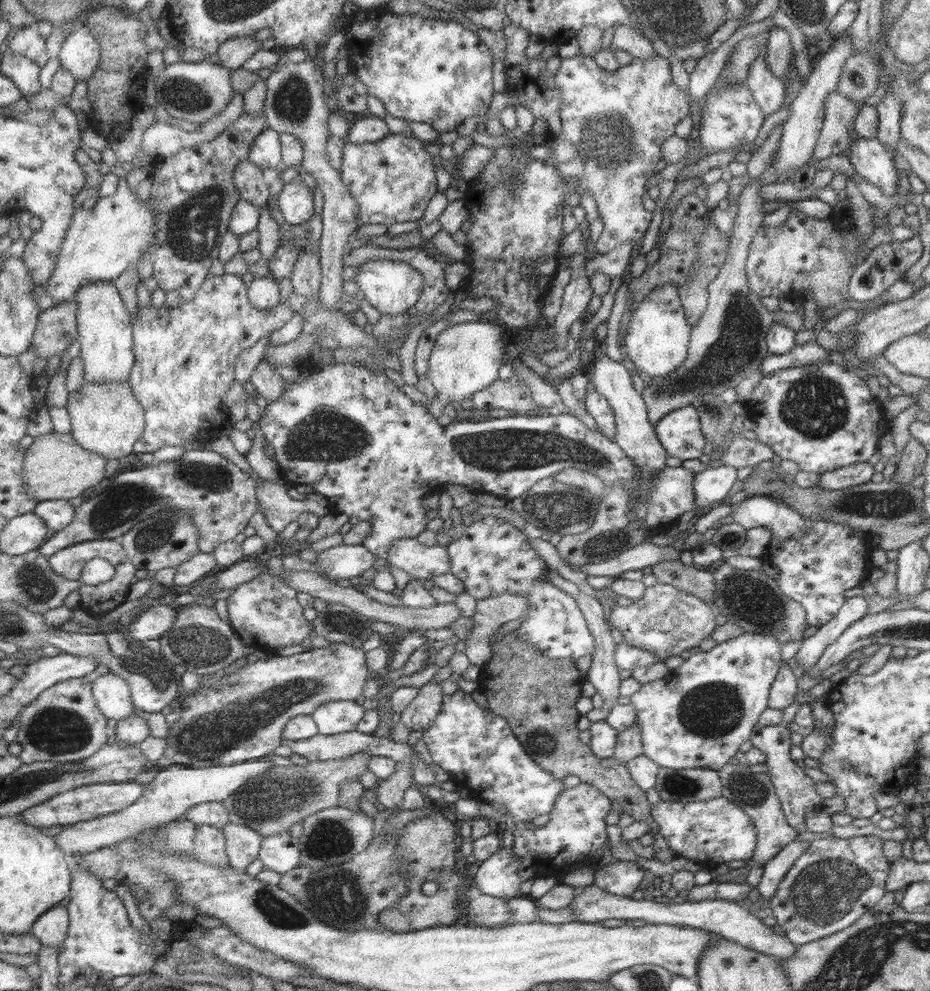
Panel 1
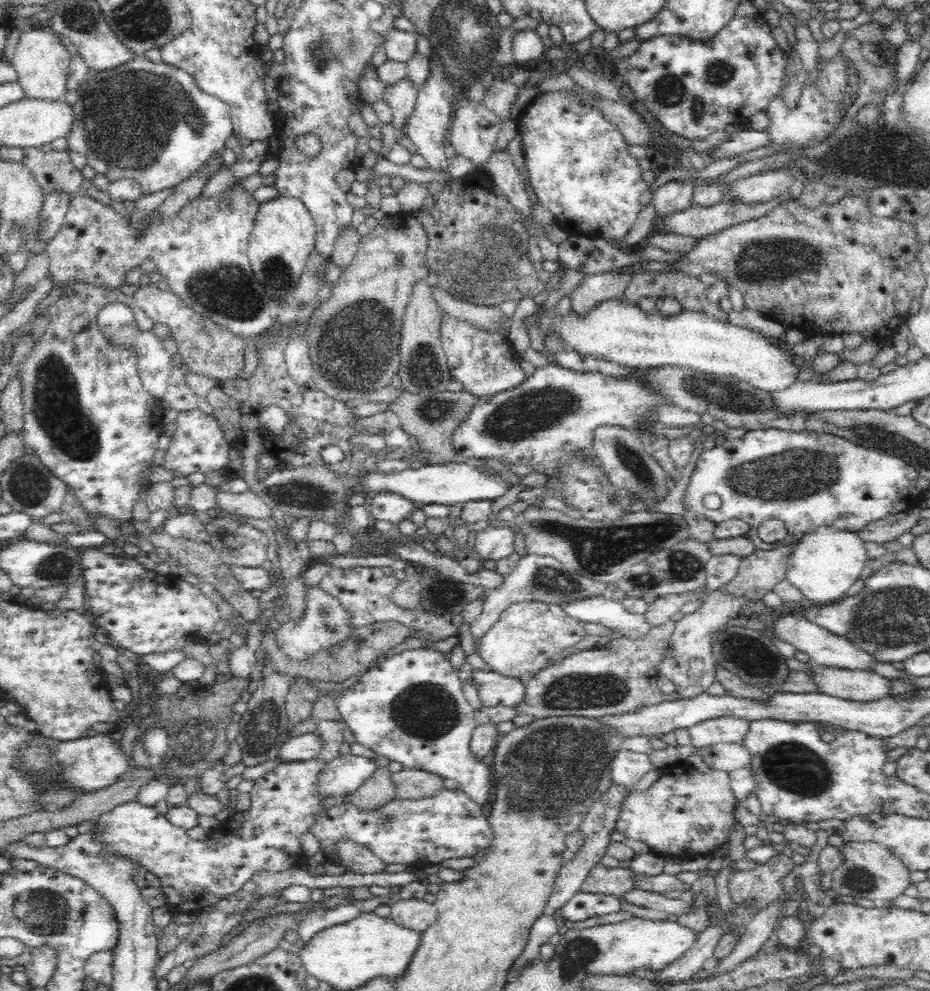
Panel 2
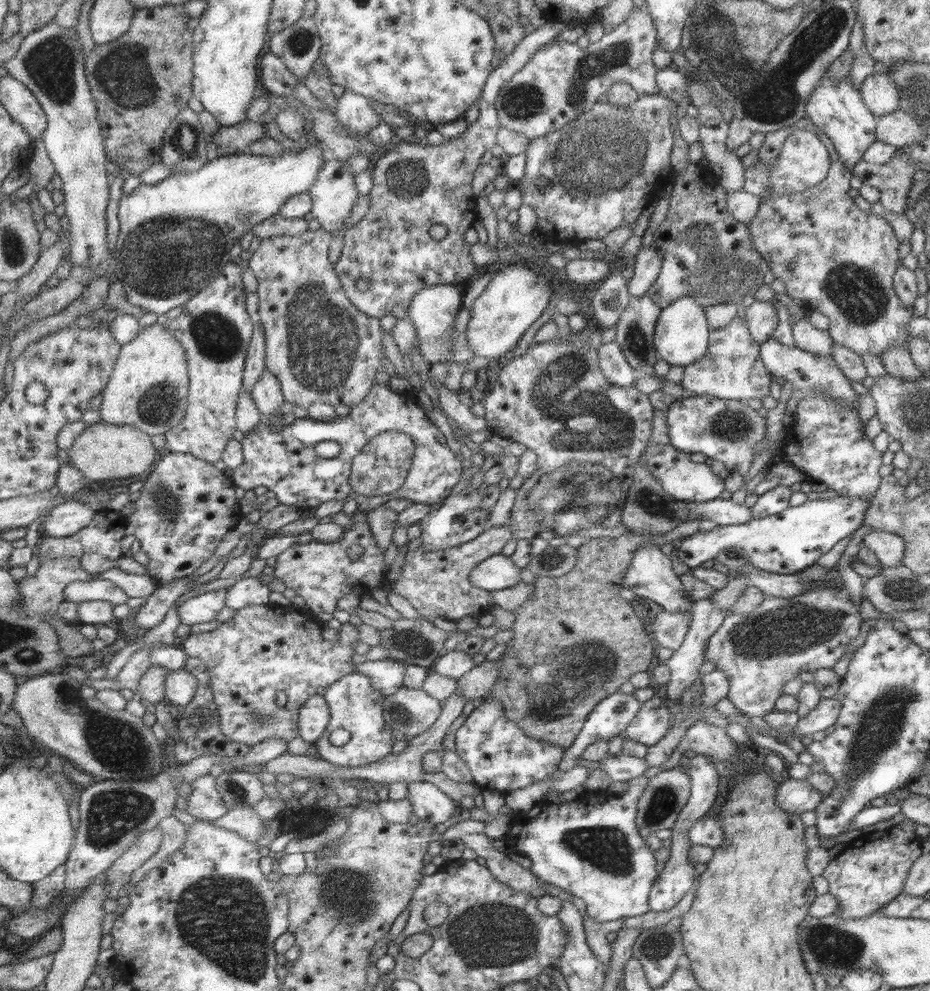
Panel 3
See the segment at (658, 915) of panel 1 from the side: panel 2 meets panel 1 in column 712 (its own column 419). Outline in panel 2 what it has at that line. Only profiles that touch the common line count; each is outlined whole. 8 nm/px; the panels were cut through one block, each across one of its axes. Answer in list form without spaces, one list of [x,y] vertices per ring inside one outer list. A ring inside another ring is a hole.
[[[399,899],[391,902],[389,918],[398,926],[424,932],[432,923],[436,922],[437,908],[434,904],[417,899]]]

